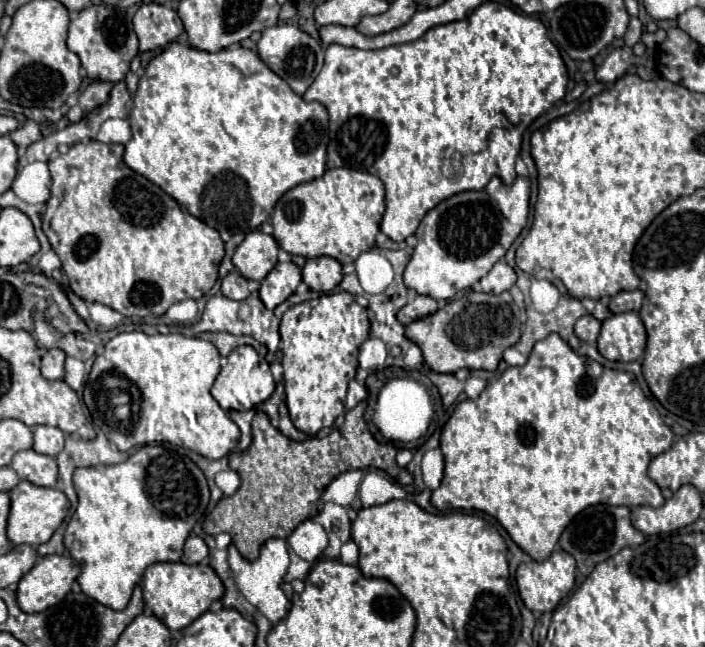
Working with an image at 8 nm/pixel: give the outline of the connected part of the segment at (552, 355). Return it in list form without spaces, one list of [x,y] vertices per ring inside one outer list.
[[[551,333],[535,343],[523,367],[509,367],[497,381],[487,383],[477,399],[465,399],[455,407],[441,431],[445,477],[433,491],[431,503],[441,511],[477,509],[493,515],[525,553],[543,561],[555,549],[569,521],[585,507],[597,503],[663,505],[665,499],[649,479],[647,467],[671,443],[671,427],[665,425],[631,373],[607,369],[583,357],[557,333]]]

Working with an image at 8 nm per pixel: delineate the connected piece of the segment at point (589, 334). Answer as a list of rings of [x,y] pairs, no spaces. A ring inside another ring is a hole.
[[[583,315],[575,323],[575,335],[585,343],[595,343],[601,331],[601,321],[597,321],[593,315]]]

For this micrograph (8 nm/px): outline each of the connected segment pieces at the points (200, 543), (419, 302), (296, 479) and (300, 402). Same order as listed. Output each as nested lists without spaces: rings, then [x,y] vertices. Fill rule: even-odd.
[[[191,535],[185,543],[185,553],[181,561],[187,565],[195,565],[195,563],[201,563],[207,555],[209,555],[209,547],[205,545],[205,541],[199,535]]]
[[[417,295],[411,303],[407,303],[399,313],[397,313],[397,319],[401,325],[409,325],[411,321],[415,319],[421,319],[421,317],[427,317],[431,313],[435,313],[439,309],[437,301],[427,297],[427,295]]]
[[[361,401],[355,409],[345,413],[345,421],[339,430],[305,441],[287,439],[269,423],[269,417],[263,411],[257,411],[251,423],[253,443],[247,450],[229,455],[229,467],[239,473],[241,487],[235,495],[223,497],[217,503],[207,515],[207,521],[203,521],[203,531],[207,535],[227,531],[245,559],[257,559],[261,545],[267,539],[287,539],[299,523],[313,519],[325,487],[345,471],[374,467],[387,471],[401,485],[413,483],[411,475],[395,461],[395,446],[373,439],[365,425],[364,411],[365,401]]]
[[[327,293],[291,307],[281,319],[281,343],[285,367],[285,401],[291,421],[307,435],[331,427],[345,413],[347,383],[357,371],[359,345],[369,337],[367,309],[351,293]]]

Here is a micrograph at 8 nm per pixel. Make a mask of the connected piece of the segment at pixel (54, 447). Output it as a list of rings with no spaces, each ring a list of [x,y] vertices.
[[[37,425],[33,429],[33,437],[35,437],[35,443],[33,443],[33,449],[37,453],[43,453],[43,455],[59,455],[59,451],[63,451],[63,443],[65,443],[65,433],[57,427],[49,427],[49,425]]]

